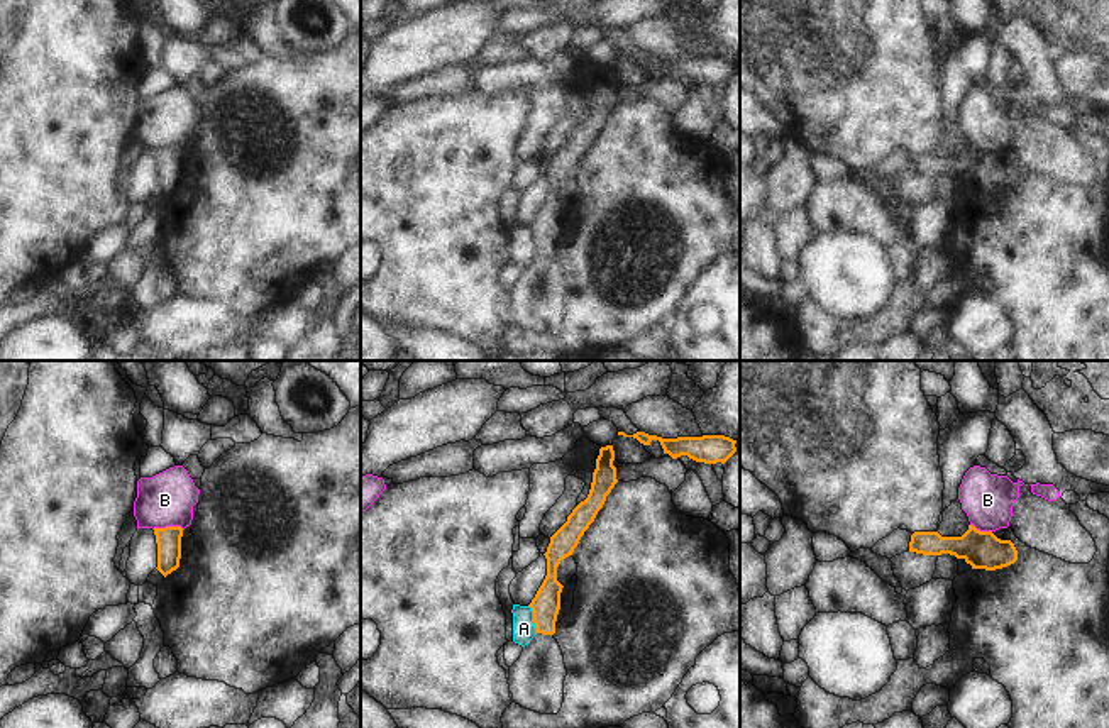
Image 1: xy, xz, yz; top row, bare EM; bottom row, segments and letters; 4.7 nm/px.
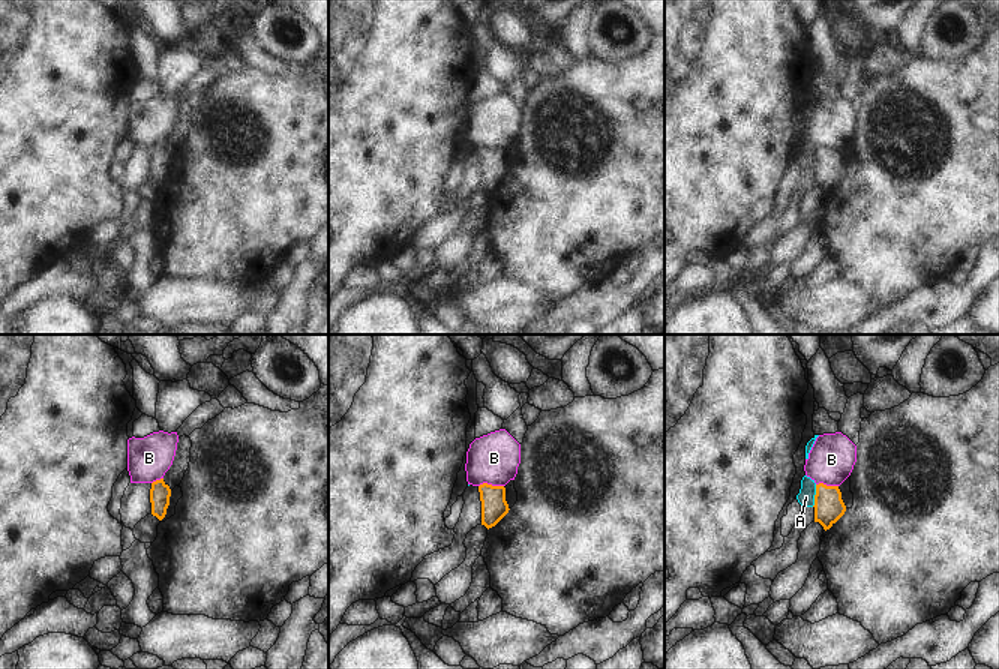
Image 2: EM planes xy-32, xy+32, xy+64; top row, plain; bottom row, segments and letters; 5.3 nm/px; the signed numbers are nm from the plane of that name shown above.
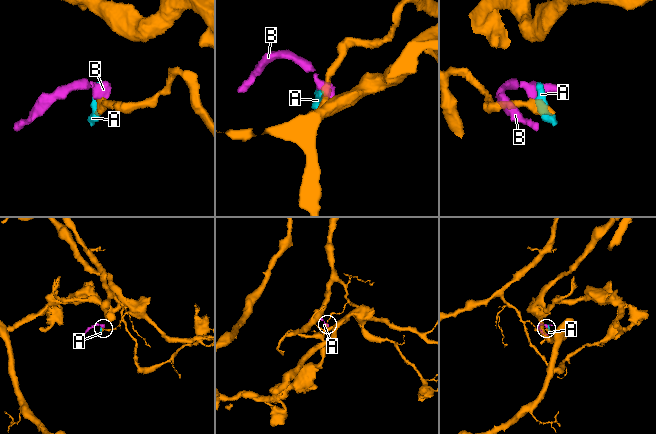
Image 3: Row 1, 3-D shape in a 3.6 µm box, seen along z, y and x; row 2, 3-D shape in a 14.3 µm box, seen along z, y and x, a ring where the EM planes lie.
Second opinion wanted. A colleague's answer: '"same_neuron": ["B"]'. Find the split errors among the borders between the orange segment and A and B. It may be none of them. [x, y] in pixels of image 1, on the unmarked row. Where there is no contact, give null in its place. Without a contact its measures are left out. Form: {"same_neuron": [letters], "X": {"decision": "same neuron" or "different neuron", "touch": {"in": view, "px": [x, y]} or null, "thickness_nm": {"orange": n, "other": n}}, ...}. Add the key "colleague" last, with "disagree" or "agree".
{"same_neuron": [], "A": {"decision": "different neuron", "touch": {"in": "xz", "px": [534, 239]}, "thickness_nm": {"orange": 140, "other": 110}}, "B": {"decision": "different neuron", "touch": {"in": "xy", "px": [168, 148]}, "thickness_nm": {"orange": 120, "other": 260}}, "colleague": "disagree"}

